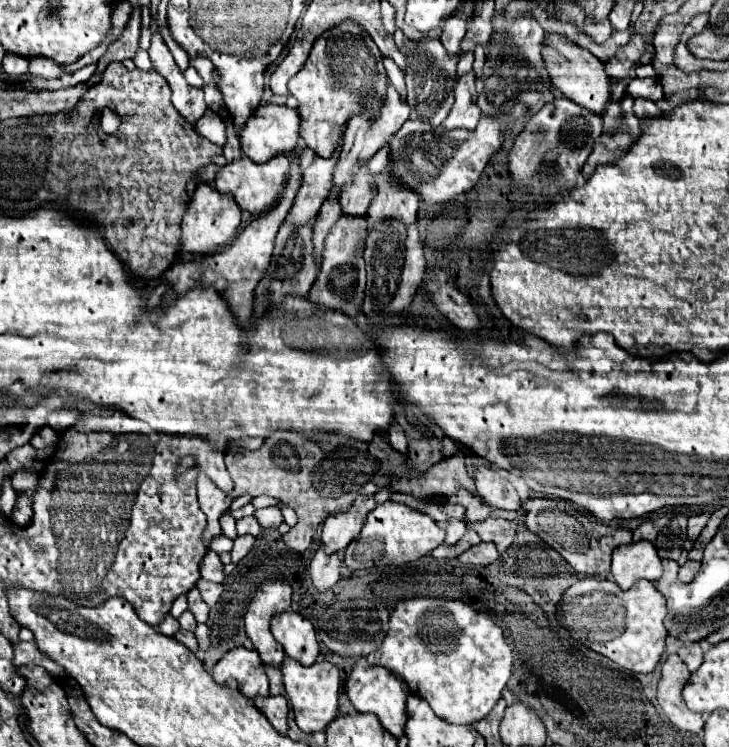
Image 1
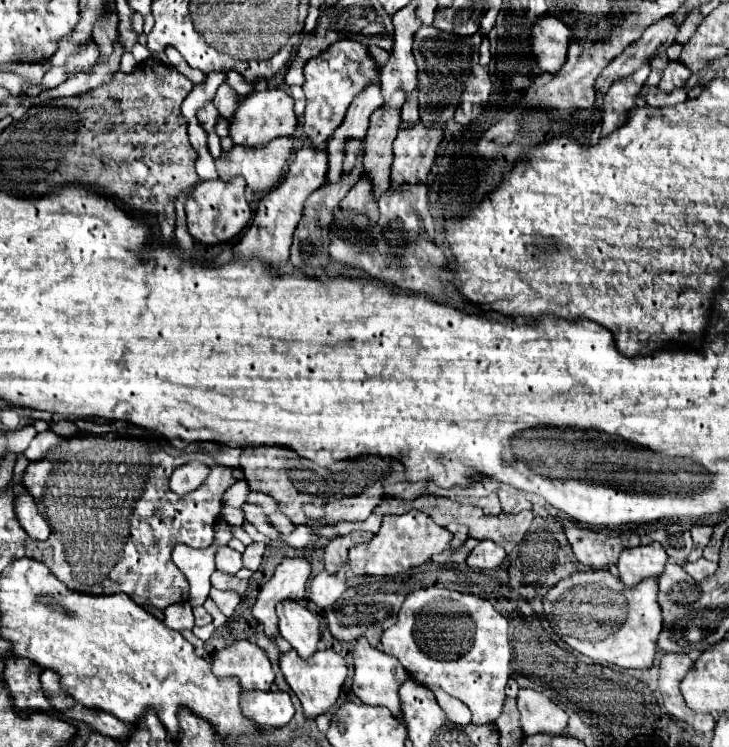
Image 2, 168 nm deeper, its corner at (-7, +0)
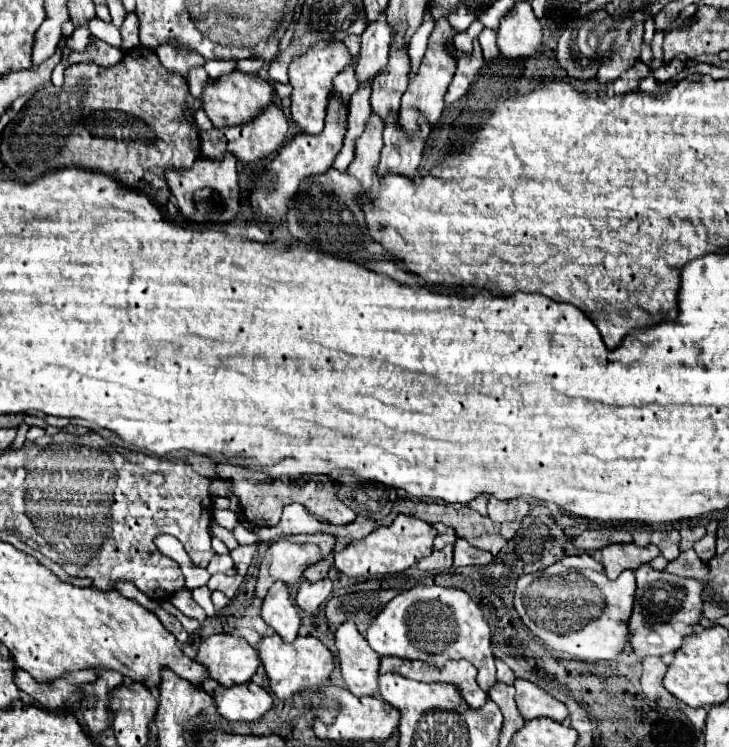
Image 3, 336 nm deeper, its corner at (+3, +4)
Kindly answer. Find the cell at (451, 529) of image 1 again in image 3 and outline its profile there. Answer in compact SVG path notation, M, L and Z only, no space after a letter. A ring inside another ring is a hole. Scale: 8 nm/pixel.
M434 523L434 529L438 531L438 537L434 539L434 549L442 549L444 545L456 541L456 533L452 527L448 527L444 523Z

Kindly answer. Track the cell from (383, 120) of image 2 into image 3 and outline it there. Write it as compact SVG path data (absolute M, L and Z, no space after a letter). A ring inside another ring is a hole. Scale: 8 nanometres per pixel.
M404 27L394 39L394 45L390 49L390 61L386 69L372 83L372 97L370 97L372 113L376 113L382 121L392 117L400 109L400 97L408 87L410 61L408 61L406 51L400 51L402 31Z

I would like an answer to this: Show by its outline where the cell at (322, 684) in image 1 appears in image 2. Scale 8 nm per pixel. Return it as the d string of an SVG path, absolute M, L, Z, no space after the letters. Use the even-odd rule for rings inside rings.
M290 649L290 651L280 655L278 665L286 677L286 683L290 685L290 689L300 699L300 703L304 707L304 715L308 719L314 719L320 713L326 713L336 703L340 689L342 689L342 683L344 683L346 673L348 673L344 659L338 653L334 653L332 649L316 651L310 659L302 659L302 657L298 657L298 653L294 649Z

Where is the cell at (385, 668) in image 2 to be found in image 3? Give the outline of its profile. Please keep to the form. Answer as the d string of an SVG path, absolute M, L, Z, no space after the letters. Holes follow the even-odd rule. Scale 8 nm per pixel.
M352 621L336 629L336 647L340 657L342 677L354 695L376 695L380 677L380 655L368 647Z

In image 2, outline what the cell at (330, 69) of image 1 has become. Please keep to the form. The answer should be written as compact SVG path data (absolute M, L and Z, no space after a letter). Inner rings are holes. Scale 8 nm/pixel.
M338 41L338 43L344 47L336 49L338 45L332 43L318 57L312 57L304 63L306 81L304 81L302 89L306 93L306 111L304 111L302 129L314 147L320 147L328 141L328 137L340 127L352 99L376 77L376 69L374 69L376 61L364 45L360 47L362 51L358 53L356 43L348 43L348 47L346 47L346 41ZM336 53L340 53L340 67L336 67Z

